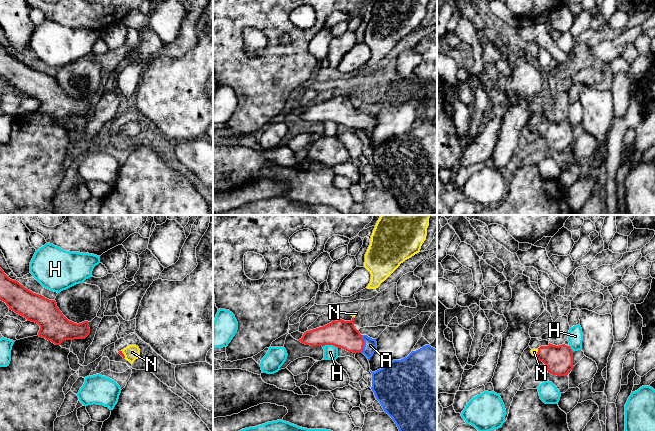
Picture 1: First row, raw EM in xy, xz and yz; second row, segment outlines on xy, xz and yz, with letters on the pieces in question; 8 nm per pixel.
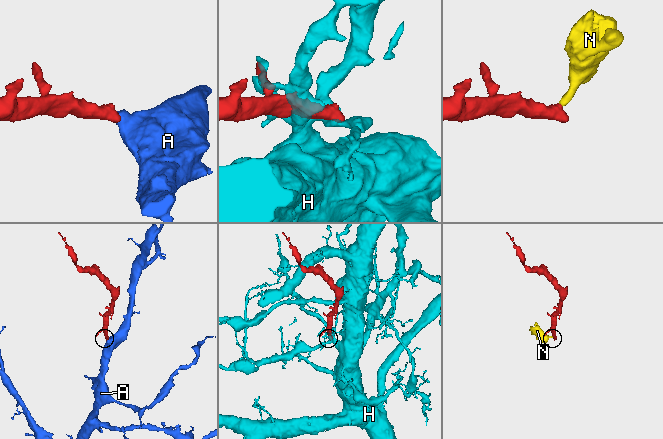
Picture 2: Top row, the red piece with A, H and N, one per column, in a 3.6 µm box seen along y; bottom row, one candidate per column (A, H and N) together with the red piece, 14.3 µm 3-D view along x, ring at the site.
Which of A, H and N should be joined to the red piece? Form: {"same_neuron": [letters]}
{"same_neuron": ["A", "N"]}

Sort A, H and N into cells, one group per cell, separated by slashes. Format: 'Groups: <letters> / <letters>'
Groups: A N / H

